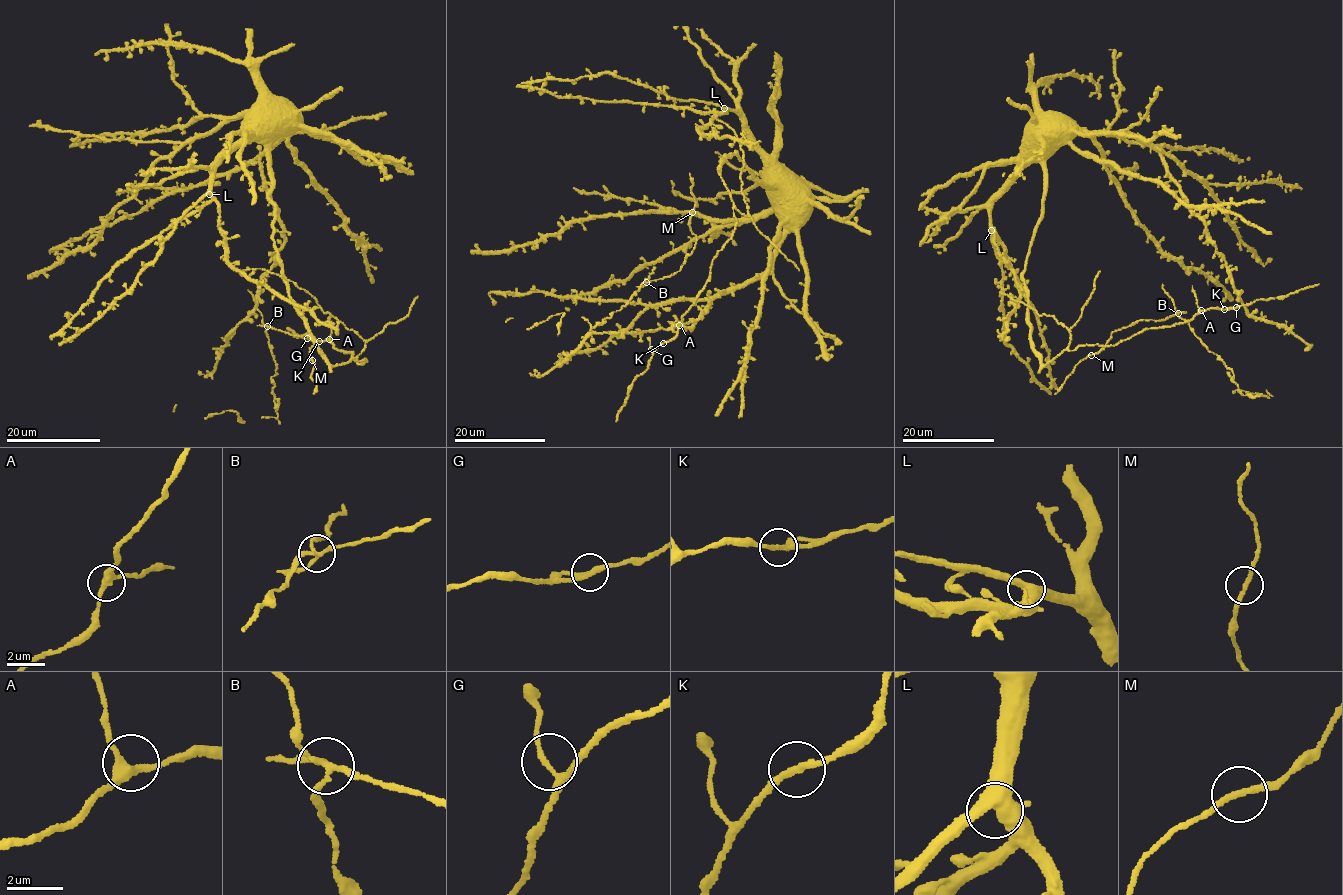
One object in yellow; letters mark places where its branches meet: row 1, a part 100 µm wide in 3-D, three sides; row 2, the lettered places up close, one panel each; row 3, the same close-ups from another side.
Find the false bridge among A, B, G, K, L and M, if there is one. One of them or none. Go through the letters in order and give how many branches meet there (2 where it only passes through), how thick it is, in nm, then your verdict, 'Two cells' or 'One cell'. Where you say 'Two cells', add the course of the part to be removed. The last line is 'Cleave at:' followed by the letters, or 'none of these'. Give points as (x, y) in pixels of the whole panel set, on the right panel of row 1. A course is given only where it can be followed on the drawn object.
A: Branches: 3. Thickness 320 nm. One cell
B: Branches: 4. Thickness 190 nm. Two cells
G: Branches: 3. Thickness 140 nm. One cell
K: Branches: 2. Thickness 220 nm. One cell
L: Branches: 4. Thickness 480 nm. One cell
M: Branches: 2. Thickness 200 nm. One cell
Cleave at: B

